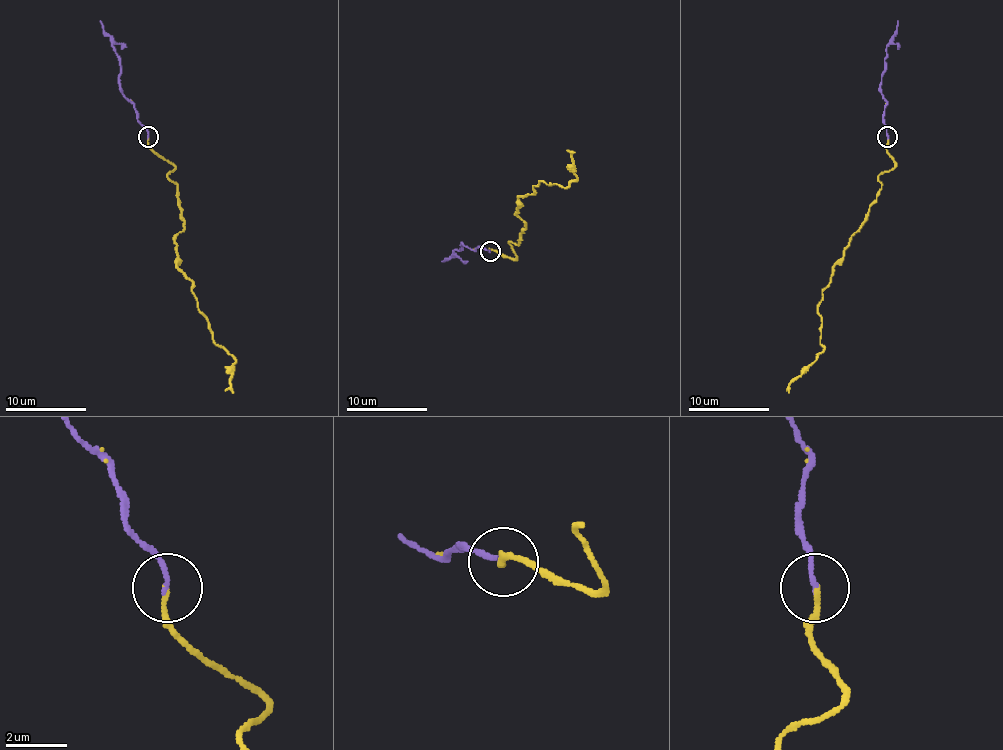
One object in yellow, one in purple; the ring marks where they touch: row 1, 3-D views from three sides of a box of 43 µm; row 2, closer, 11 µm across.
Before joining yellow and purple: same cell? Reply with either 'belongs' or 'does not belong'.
belongs

